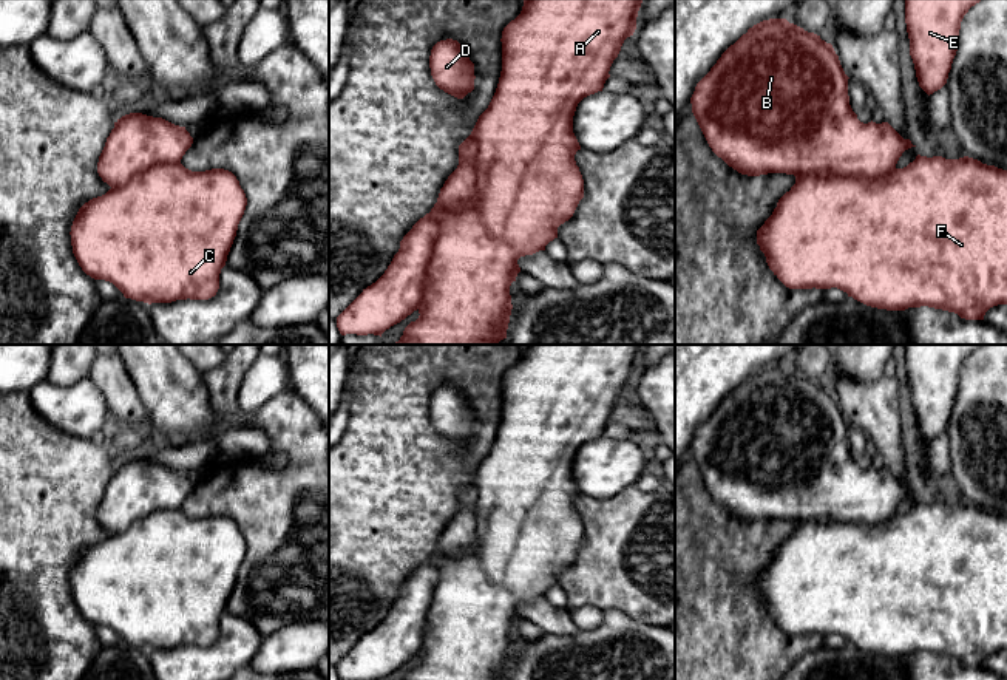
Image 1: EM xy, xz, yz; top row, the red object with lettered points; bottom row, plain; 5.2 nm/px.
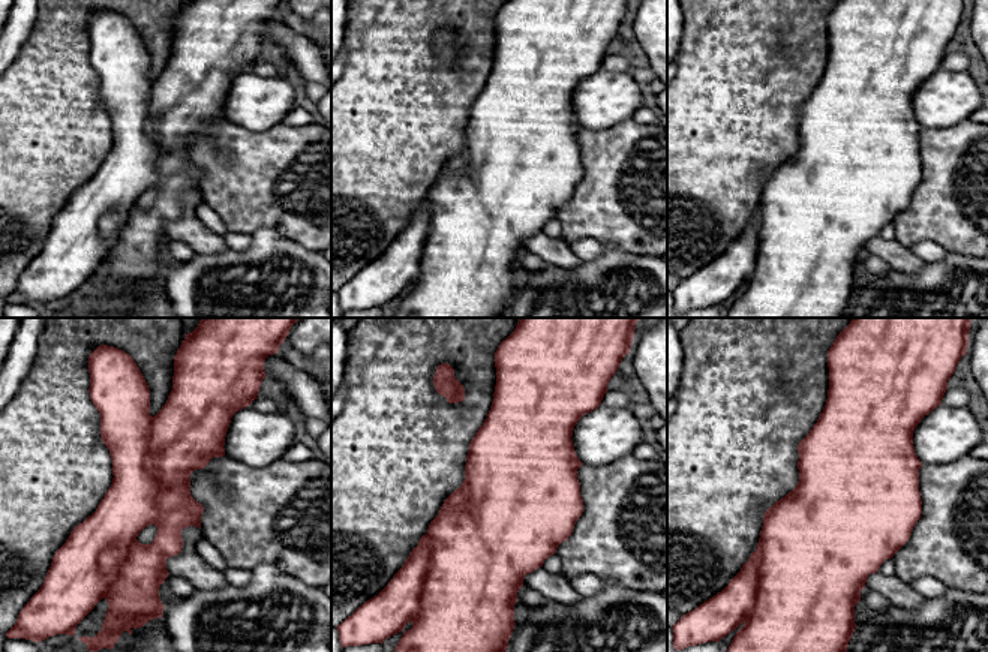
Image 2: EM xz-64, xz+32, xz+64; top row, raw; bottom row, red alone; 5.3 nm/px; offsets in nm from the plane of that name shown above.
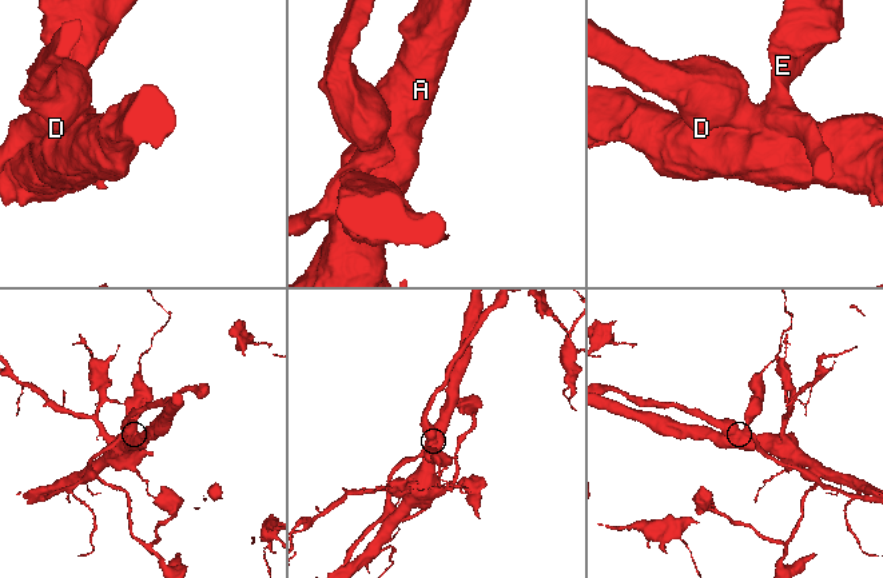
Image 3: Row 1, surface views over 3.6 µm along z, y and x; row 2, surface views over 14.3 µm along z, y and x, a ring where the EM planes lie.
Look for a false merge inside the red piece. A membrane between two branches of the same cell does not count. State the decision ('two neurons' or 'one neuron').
two neurons

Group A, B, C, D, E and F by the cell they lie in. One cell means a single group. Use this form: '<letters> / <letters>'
A C F / B D E

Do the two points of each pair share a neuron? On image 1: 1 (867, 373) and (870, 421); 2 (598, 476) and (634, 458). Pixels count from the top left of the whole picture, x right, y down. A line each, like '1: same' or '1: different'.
1: different
2: same

